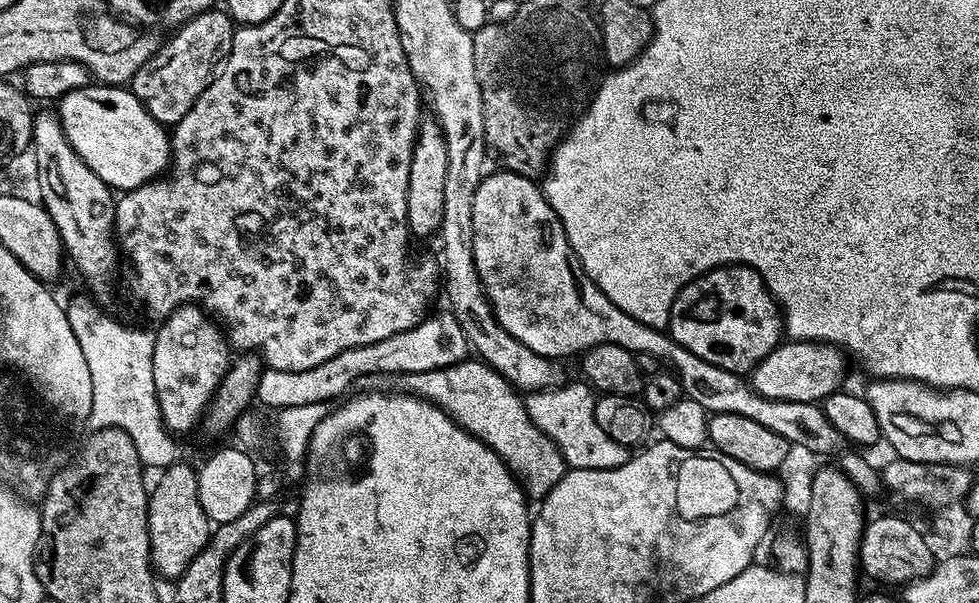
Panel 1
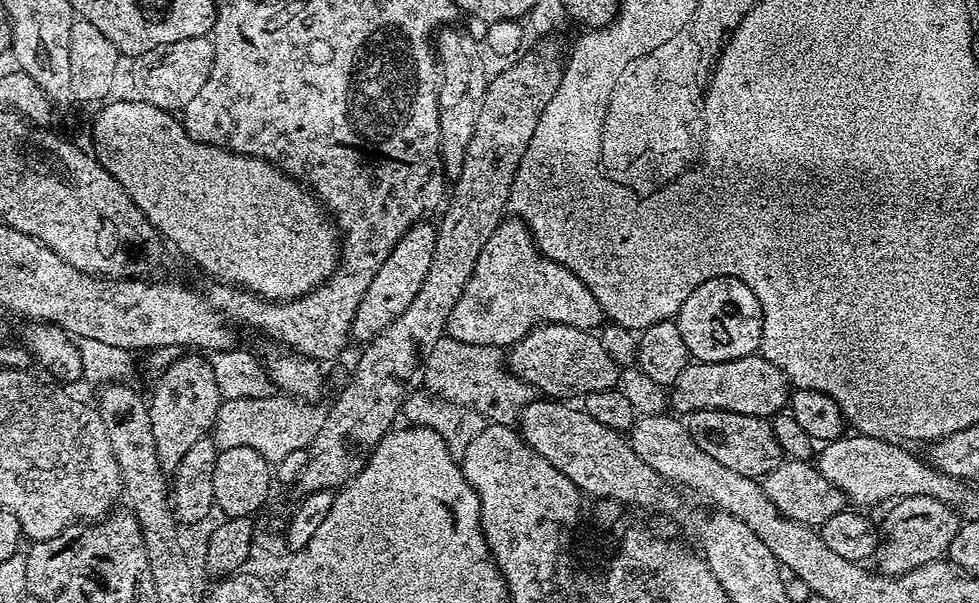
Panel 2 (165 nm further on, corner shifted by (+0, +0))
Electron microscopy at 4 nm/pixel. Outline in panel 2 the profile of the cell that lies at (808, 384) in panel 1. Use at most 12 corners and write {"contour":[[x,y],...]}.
{"contour":[[759,354],[689,362],[670,386],[680,414],[772,418],[790,381]]}

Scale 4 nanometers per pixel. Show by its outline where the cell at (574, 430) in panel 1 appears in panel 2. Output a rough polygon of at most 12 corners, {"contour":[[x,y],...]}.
{"contour":[[445,336],[425,389],[511,425],[530,394],[501,348]]}

